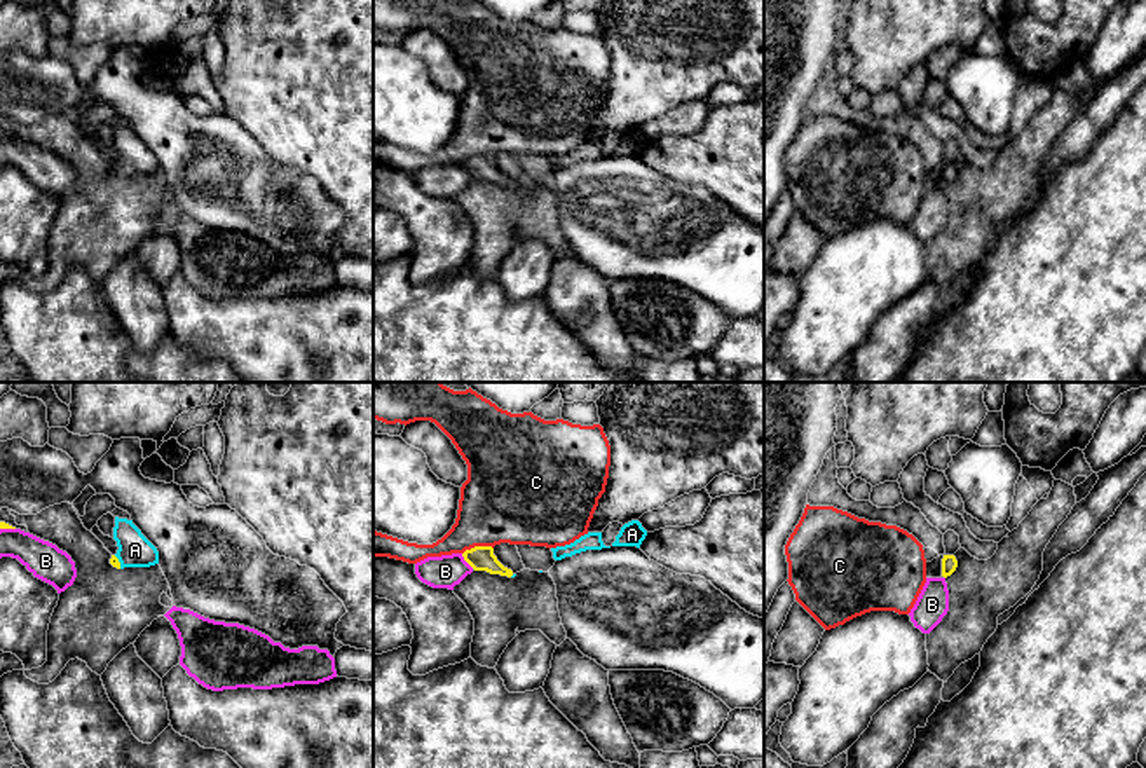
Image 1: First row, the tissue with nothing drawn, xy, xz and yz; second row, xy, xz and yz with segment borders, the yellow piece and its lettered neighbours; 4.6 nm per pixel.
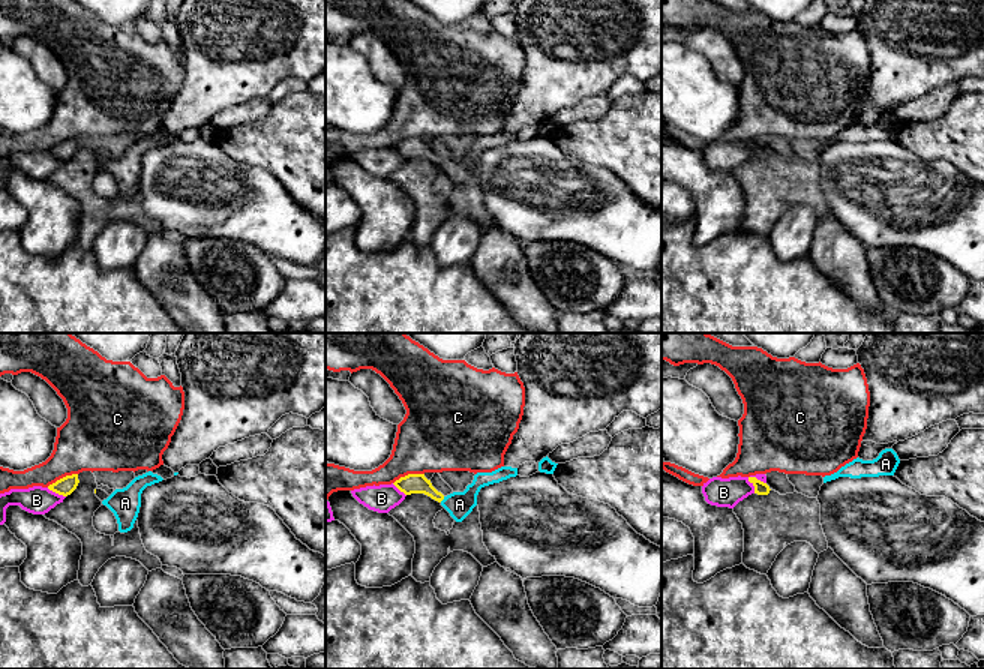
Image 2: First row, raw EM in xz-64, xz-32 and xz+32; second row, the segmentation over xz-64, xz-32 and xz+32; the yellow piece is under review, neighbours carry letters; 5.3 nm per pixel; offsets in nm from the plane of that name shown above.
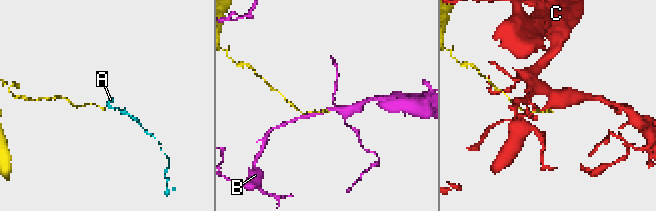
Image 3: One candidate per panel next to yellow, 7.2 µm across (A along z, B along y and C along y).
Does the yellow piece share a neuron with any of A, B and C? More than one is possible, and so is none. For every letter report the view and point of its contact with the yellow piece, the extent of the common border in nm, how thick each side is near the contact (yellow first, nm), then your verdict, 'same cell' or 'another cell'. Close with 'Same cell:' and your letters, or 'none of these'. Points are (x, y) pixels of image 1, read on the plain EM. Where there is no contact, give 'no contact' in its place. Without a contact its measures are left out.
A: xy (119, 171) | 70 nm | 50/160 nm | same cell
B: xz (466, 170) | 90 nm | 110/150 nm | another cell
C: xz (477, 156) | 150 nm | 110/380 nm | another cell
Same cell: A

